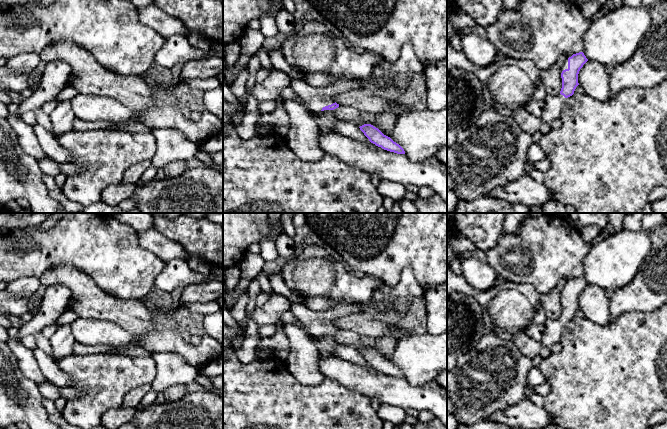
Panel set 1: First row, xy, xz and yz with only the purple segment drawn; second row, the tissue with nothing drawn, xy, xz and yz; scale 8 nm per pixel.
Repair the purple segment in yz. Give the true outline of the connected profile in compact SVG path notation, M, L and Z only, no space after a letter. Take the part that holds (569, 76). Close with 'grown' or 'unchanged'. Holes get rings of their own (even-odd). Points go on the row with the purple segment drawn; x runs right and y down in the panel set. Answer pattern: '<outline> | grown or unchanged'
M583 52L573 54L568 58L568 68L561 73L562 88L558 95L547 94L544 101L542 121L550 124L556 119L561 119L565 100L574 94L578 83L578 74L583 65L588 61Z | grown

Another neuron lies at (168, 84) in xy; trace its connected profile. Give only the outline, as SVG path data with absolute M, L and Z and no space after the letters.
M176 64L168 73L170 76L164 79L162 82L153 82L150 84L154 91L166 91L173 92L175 86L180 82L180 75L183 69L183 64Z

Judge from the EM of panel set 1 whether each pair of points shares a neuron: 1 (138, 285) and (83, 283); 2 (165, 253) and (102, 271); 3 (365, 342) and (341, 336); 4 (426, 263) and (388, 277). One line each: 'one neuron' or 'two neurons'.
1: two neurons
2: two neurons
3: one neuron
4: one neuron

